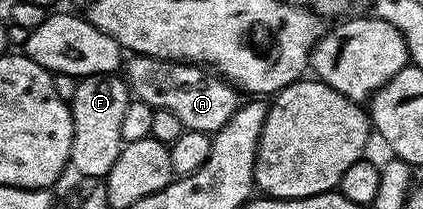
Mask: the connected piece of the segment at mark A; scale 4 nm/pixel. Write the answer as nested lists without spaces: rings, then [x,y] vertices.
[[[134,55],[125,60],[124,78],[133,98],[144,101],[149,107],[155,109],[163,107],[176,113],[176,117],[180,117],[183,128],[188,131],[207,133],[218,131],[240,106],[239,92],[225,79],[211,73],[202,65]]]

